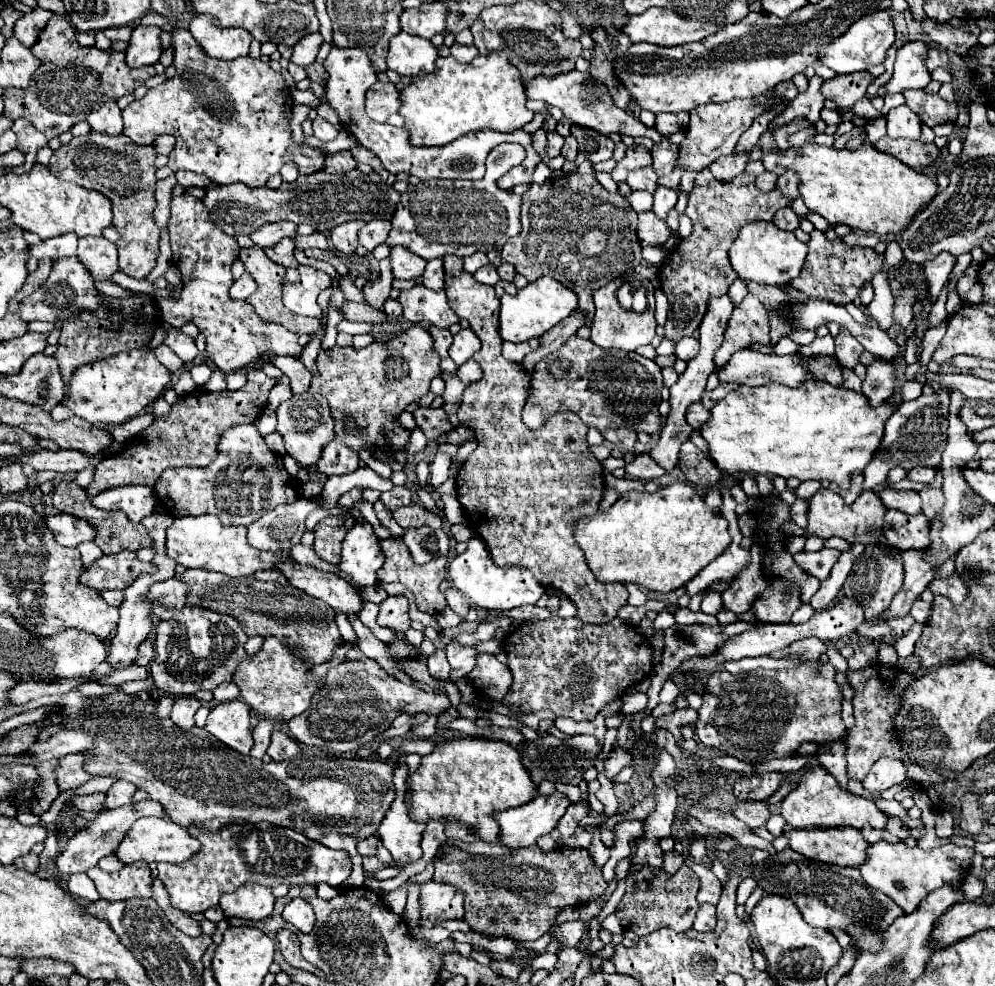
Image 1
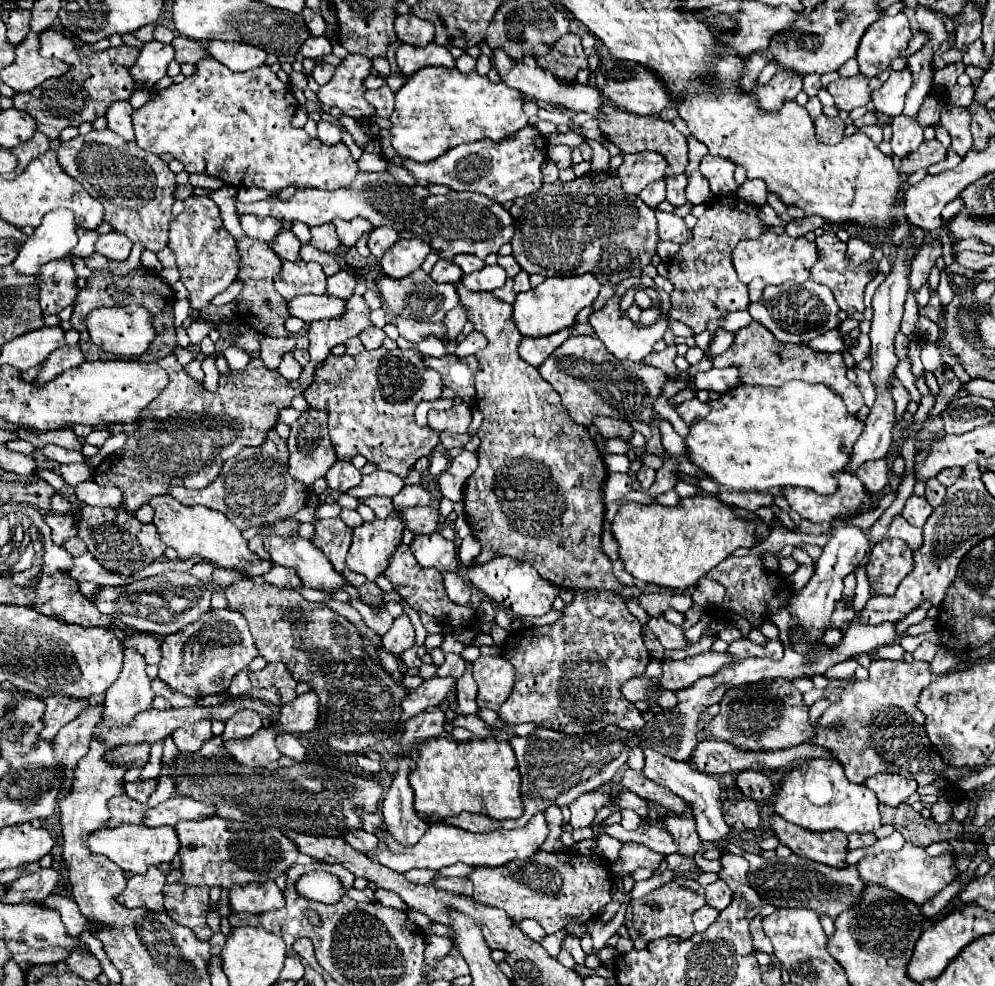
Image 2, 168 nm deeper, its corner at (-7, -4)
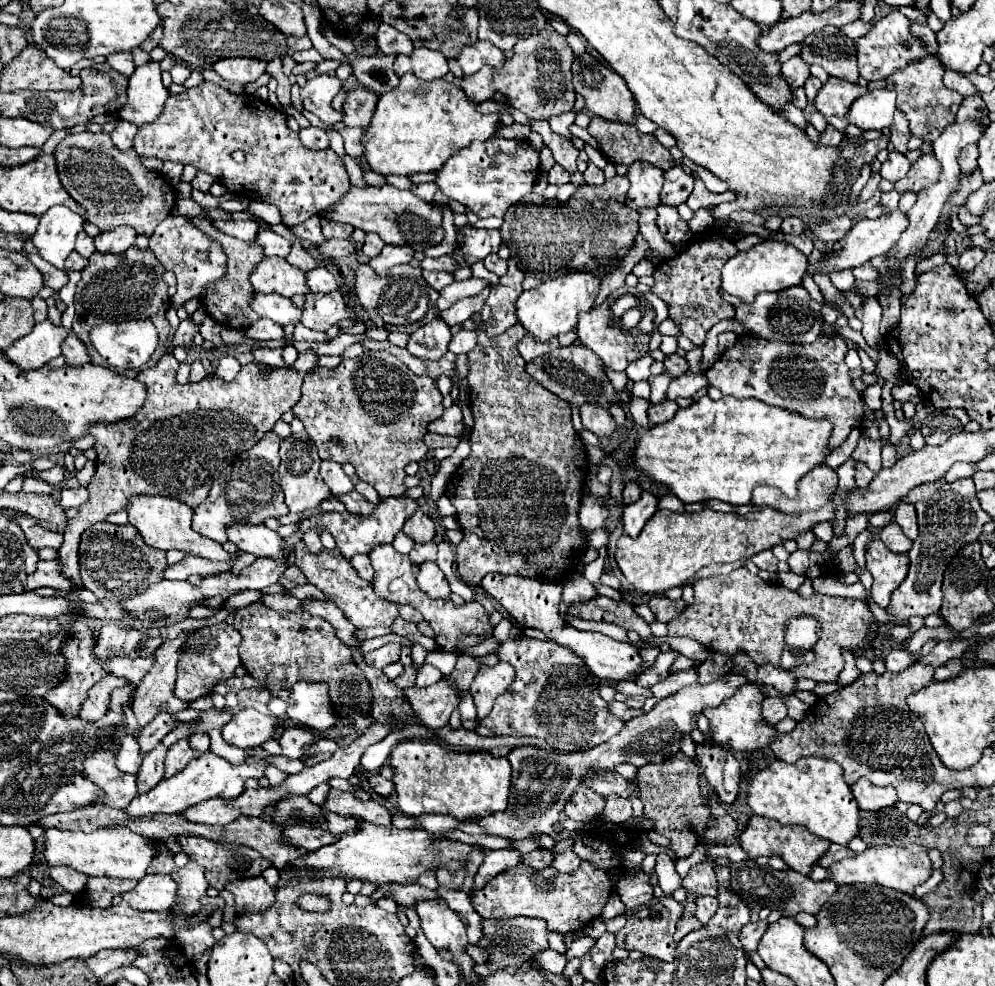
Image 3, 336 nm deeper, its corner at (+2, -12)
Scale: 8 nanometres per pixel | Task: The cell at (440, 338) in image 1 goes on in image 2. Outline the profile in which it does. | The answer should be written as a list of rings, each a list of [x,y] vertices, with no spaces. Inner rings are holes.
[[[458,304],[454,310],[450,310],[450,312],[446,314],[446,320],[444,320],[446,332],[444,332],[444,336],[440,336],[440,338],[454,342],[454,340],[458,338],[458,334],[462,332],[466,320],[468,320],[468,318],[466,318],[466,310],[462,310],[462,306]]]

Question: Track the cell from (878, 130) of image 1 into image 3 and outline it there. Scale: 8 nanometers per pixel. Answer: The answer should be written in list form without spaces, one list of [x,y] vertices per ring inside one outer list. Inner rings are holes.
[[[893,189],[889,192],[884,192],[881,195],[880,201],[890,210],[890,212],[893,212],[898,209],[900,197],[901,195],[895,189]]]

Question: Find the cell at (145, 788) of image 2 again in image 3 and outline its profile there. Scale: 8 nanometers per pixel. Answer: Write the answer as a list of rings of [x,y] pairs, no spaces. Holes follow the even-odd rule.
[[[161,742],[145,754],[143,758],[143,766],[137,774],[137,788],[139,792],[149,792],[153,786],[157,786],[163,780],[163,762],[165,762],[165,754],[167,754],[167,746],[163,746]]]

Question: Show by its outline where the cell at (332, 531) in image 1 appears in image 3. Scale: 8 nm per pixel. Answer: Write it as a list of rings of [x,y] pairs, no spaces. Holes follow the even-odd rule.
[[[299,542],[293,550],[295,554],[295,564],[301,568],[301,572],[307,576],[307,580],[319,588],[331,602],[335,602],[347,620],[351,620],[353,626],[357,628],[371,628],[371,626],[391,626],[395,618],[399,618],[399,608],[397,604],[391,604],[379,596],[375,596],[371,582],[361,580],[353,566],[343,558],[343,554],[335,550],[323,550],[321,554],[311,554],[305,548],[305,542]]]

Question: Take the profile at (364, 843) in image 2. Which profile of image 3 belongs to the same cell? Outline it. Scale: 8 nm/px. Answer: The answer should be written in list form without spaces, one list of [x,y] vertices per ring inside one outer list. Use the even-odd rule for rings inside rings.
[[[291,826],[291,828],[285,828],[283,830],[283,836],[289,838],[287,844],[291,846],[297,846],[297,848],[305,848],[309,852],[313,850],[319,850],[321,846],[325,844],[331,844],[335,842],[339,836],[333,836],[325,830],[319,830],[319,828],[309,828],[309,826]]]

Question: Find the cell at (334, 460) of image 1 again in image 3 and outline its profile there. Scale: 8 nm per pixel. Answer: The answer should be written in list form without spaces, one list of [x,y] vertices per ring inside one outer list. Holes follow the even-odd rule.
[[[321,460],[321,476],[325,480],[325,484],[329,486],[331,494],[345,494],[353,490],[353,482],[351,478],[343,472],[341,464],[331,462],[331,460]]]

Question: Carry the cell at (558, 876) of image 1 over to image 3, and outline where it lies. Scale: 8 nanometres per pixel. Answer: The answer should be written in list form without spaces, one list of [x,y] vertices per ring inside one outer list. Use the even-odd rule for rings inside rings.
[[[581,862],[581,866],[569,874],[561,874],[547,866],[543,870],[533,870],[525,864],[517,864],[501,874],[497,874],[483,890],[475,892],[471,898],[473,908],[481,918],[511,918],[511,916],[531,916],[543,918],[549,932],[579,932],[587,922],[601,916],[603,906],[613,894],[613,886],[607,870],[593,866],[591,862]]]

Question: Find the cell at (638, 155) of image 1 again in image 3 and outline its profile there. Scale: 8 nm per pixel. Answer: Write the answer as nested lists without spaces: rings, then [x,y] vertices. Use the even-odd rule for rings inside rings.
[[[633,162],[629,166],[631,188],[627,194],[629,208],[655,208],[661,204],[661,188],[663,188],[663,170],[651,166],[647,162]]]

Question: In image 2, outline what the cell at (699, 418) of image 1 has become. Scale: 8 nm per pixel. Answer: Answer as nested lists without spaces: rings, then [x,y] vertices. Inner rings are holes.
[[[692,398],[692,400],[686,400],[686,402],[678,404],[676,412],[680,414],[680,418],[688,426],[692,426],[692,424],[696,424],[698,420],[702,420],[710,412],[710,404],[708,402],[700,402],[698,398]]]

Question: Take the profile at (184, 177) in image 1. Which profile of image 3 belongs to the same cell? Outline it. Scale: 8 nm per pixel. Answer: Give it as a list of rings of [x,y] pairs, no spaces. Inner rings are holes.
[[[197,172],[197,176],[191,180],[191,186],[197,188],[197,190],[201,190],[201,192],[209,192],[209,188],[211,188],[213,182],[215,182],[215,178],[211,174]]]

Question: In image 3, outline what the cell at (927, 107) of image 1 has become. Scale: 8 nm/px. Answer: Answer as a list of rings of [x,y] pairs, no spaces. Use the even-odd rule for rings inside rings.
[[[967,146],[967,148],[961,152],[961,156],[959,156],[959,166],[961,166],[961,172],[963,172],[965,176],[969,176],[969,174],[973,174],[973,172],[977,170],[977,156],[979,156],[979,152],[977,152],[977,148],[973,148],[973,146]]]

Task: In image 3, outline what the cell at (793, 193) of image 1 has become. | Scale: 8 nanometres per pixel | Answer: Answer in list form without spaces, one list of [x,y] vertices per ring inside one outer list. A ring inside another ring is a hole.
[[[789,216],[789,218],[783,220],[781,232],[783,232],[783,234],[795,234],[795,236],[797,236],[797,234],[805,232],[805,224],[803,224],[803,220],[797,218],[797,216]]]

